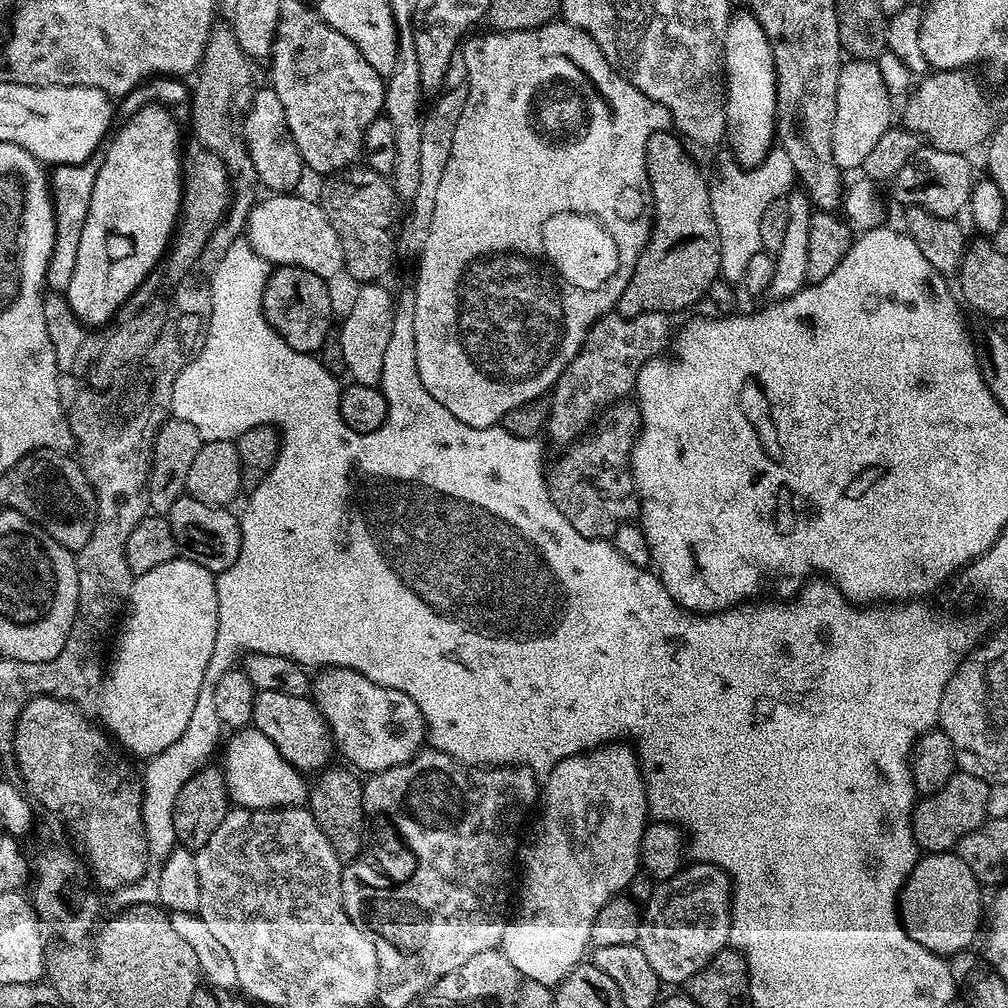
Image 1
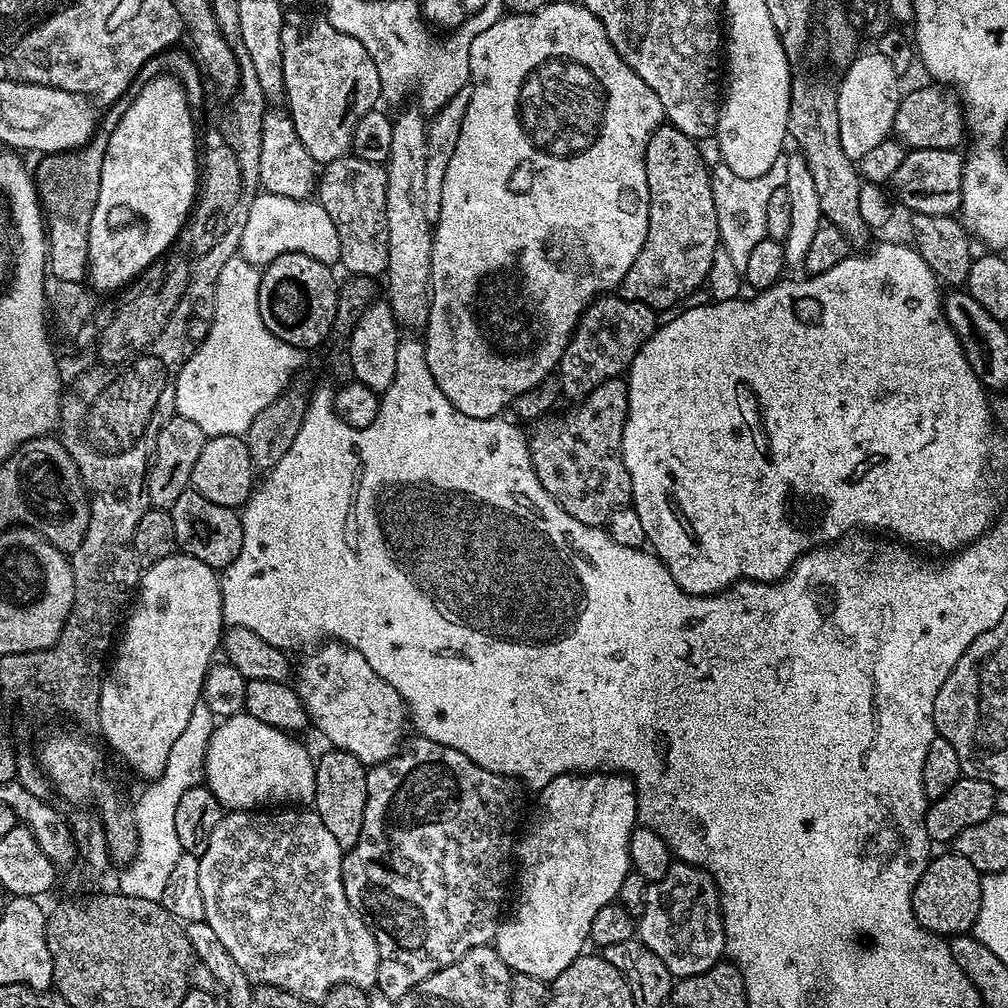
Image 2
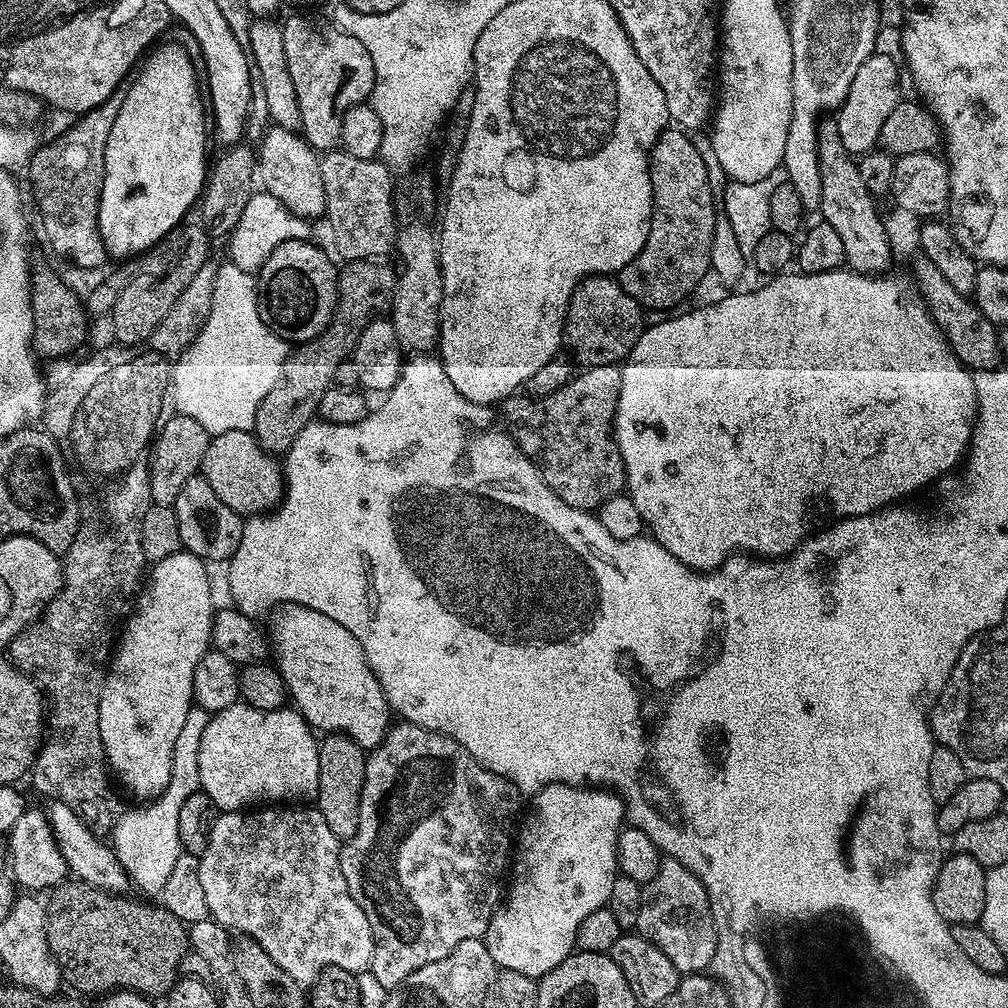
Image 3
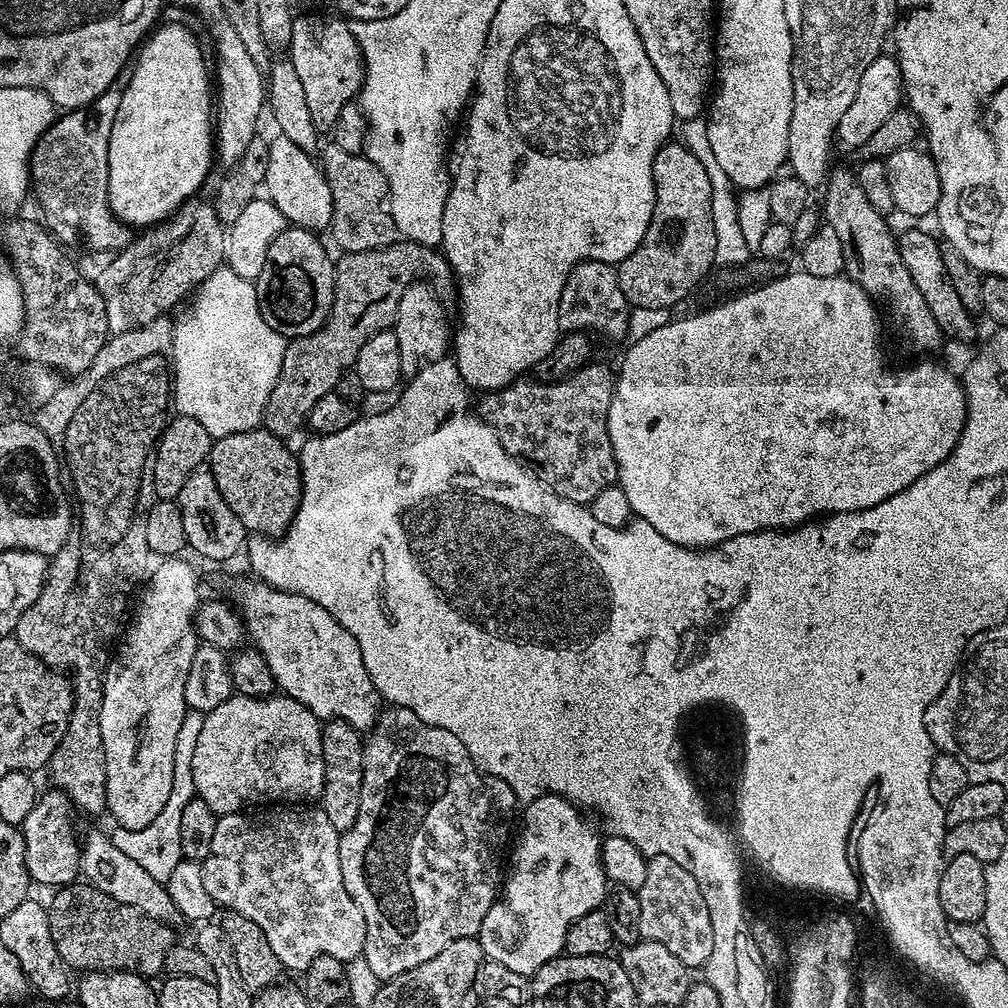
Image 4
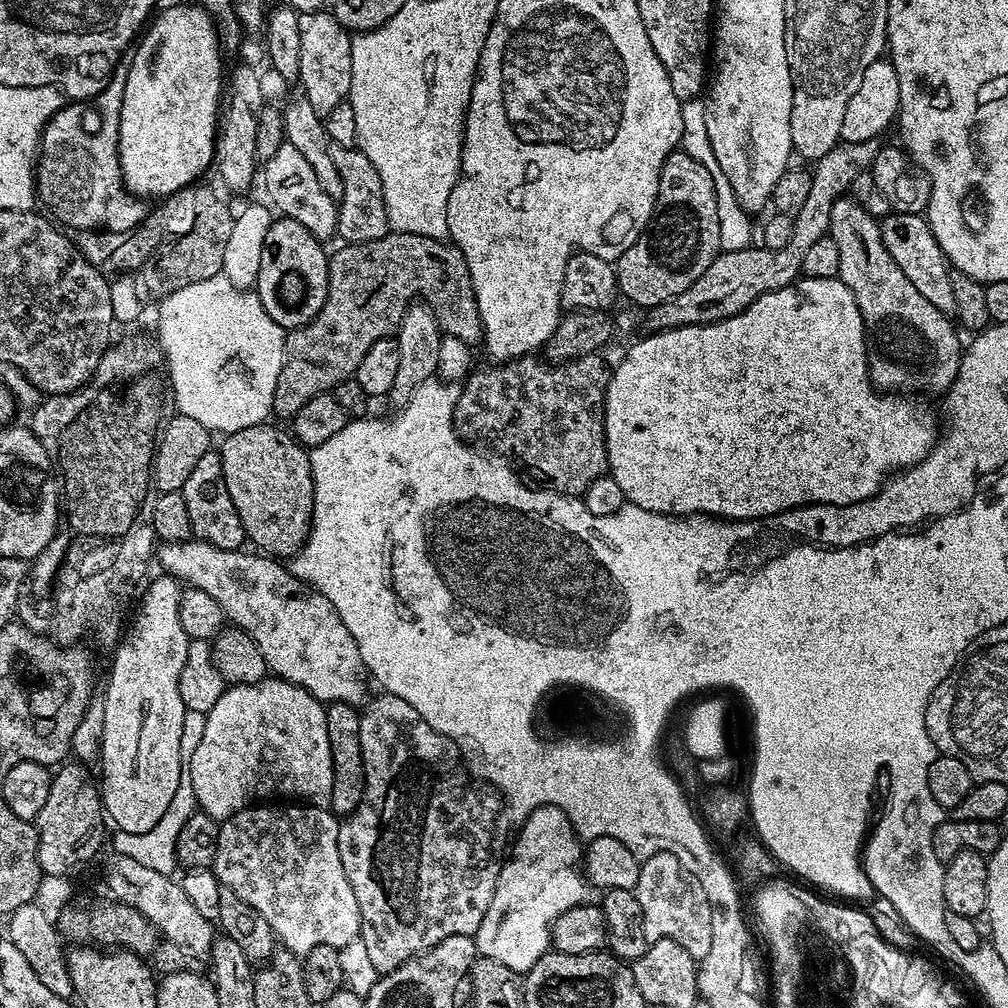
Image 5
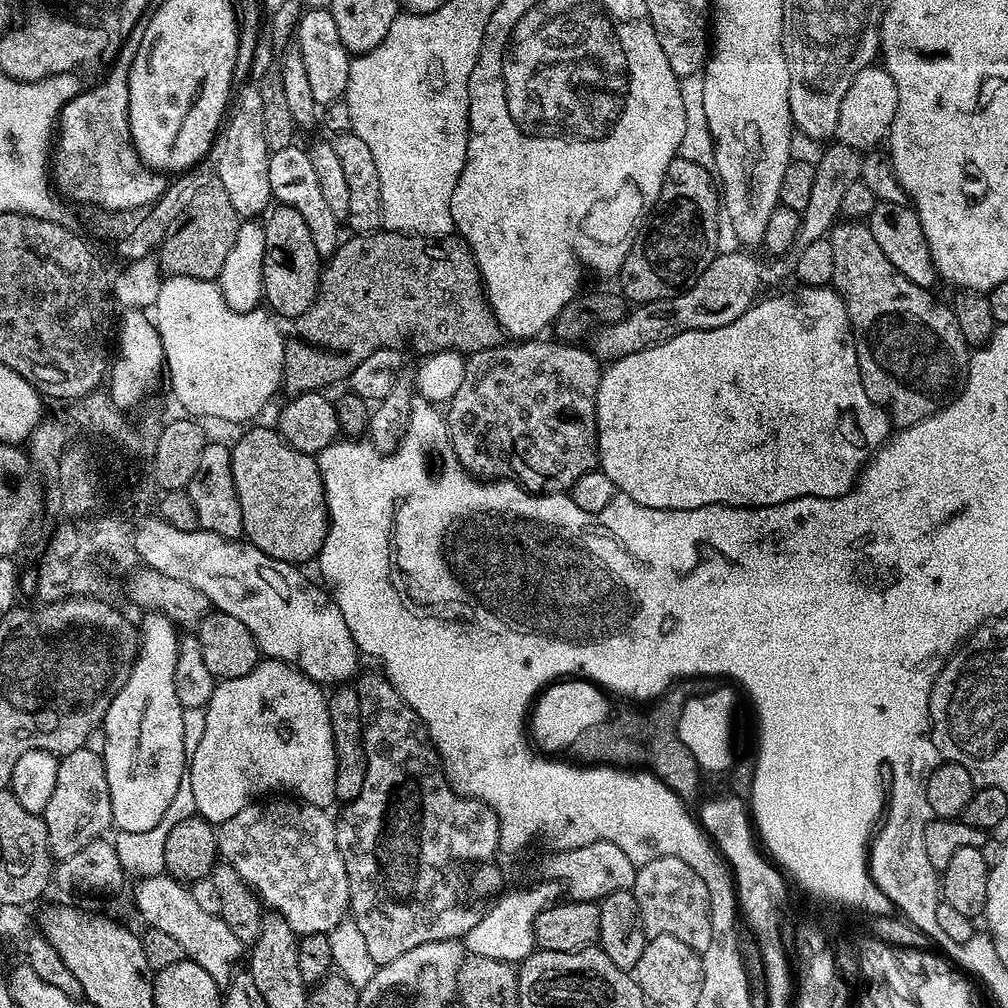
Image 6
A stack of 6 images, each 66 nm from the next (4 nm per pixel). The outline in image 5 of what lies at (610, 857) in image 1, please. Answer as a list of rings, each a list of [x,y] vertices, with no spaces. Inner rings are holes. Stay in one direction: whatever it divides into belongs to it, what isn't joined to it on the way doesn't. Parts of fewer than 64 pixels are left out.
[[[543,804],[523,817],[524,825],[516,836],[516,845],[511,845],[510,855],[500,866],[498,882],[494,886],[494,898],[490,898],[490,910],[486,910],[486,918],[482,918],[482,926],[478,926],[474,937],[476,951],[480,956],[494,958],[494,962],[502,962],[502,966],[510,966],[517,974],[529,972],[550,950],[552,927],[554,922],[566,910],[579,904],[589,903],[590,885],[581,868],[582,841],[572,829],[572,823],[566,818],[558,806]]]

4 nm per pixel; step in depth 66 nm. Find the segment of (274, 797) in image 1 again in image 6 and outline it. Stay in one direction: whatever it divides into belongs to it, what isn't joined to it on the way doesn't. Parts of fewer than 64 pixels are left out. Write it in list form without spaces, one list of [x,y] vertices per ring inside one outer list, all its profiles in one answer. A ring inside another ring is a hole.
[[[261,659],[250,674],[219,681],[204,713],[206,730],[202,742],[191,749],[186,784],[194,792],[197,813],[209,824],[218,826],[234,818],[238,810],[269,794],[291,794],[319,808],[331,809],[337,803],[334,790],[336,751],[330,730],[328,697],[325,689],[306,674],[280,660]]]

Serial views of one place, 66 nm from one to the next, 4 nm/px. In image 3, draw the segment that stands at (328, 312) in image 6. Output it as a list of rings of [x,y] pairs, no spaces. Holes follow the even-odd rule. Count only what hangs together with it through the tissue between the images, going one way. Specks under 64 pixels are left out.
[[[353,260],[343,267],[338,272],[332,321],[324,327],[322,334],[289,351],[274,386],[270,386],[270,394],[266,394],[256,408],[251,431],[261,448],[269,454],[286,454],[292,449],[298,434],[302,434],[304,427],[319,413],[322,394],[333,387],[335,370],[351,357],[364,327],[389,311],[392,289],[396,287],[393,269],[375,260]]]

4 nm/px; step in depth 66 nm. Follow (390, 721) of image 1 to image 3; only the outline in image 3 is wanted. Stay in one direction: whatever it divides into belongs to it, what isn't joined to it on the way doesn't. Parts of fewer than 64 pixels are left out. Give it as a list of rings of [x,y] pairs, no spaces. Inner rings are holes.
[[[286,604],[277,607],[271,616],[270,652],[274,657],[274,667],[284,679],[291,703],[303,716],[304,721],[321,733],[346,735],[359,748],[371,750],[379,746],[390,727],[390,719],[388,720],[390,709],[386,694],[382,690],[370,662],[366,662],[366,654],[362,650],[358,638],[354,638],[354,634],[350,634],[350,630],[346,630],[346,626],[334,622],[334,618],[326,618],[326,614],[301,604]]]

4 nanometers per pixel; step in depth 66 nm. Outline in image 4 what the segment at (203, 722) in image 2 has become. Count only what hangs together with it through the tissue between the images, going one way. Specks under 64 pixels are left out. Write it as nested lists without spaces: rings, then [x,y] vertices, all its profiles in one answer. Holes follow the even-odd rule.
[[[189,710],[184,713],[184,721],[178,730],[178,743],[174,746],[174,782],[170,798],[166,798],[166,806],[162,806],[158,818],[154,818],[154,822],[150,822],[150,826],[142,830],[116,826],[110,832],[114,846],[118,846],[122,854],[127,854],[132,861],[138,862],[138,866],[142,866],[142,870],[146,870],[150,878],[161,882],[166,882],[174,874],[182,859],[182,810],[186,810],[186,806],[197,799],[194,786],[194,750],[198,747],[198,734],[202,734],[204,718],[205,713],[202,712]]]

